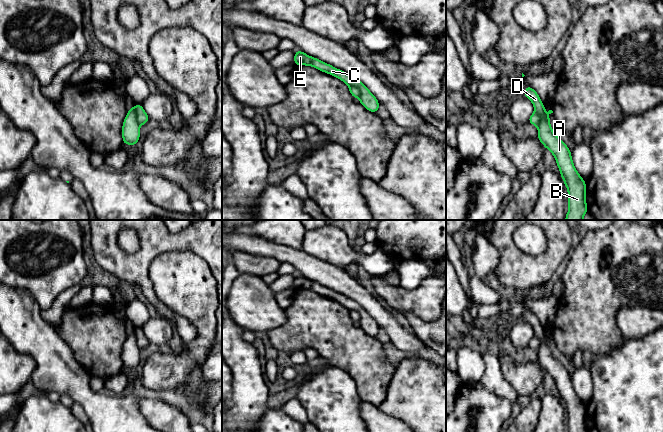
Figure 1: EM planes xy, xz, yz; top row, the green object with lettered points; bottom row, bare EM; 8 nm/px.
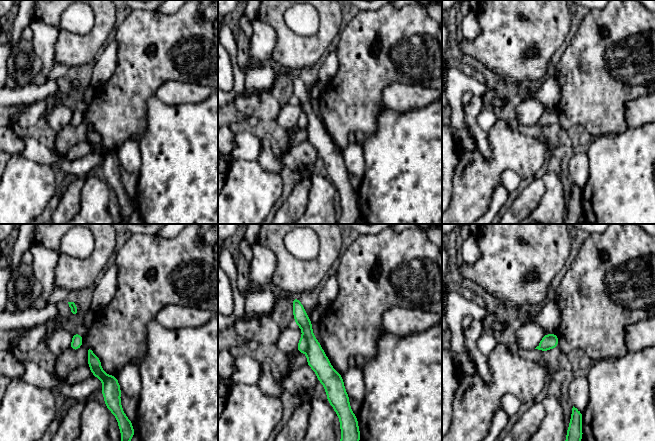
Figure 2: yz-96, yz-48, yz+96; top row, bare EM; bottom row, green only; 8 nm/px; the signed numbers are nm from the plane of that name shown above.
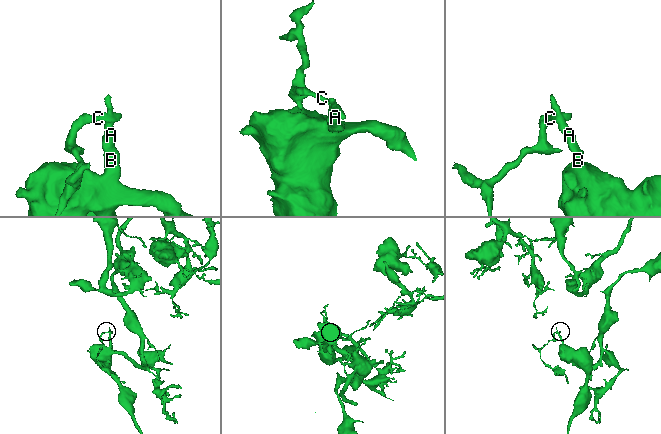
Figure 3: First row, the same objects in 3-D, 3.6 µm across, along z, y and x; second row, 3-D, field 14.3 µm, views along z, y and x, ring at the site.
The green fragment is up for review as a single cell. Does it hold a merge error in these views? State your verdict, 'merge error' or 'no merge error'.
merge error

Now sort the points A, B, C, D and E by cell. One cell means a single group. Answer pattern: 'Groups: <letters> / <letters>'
Groups: A B D / C E

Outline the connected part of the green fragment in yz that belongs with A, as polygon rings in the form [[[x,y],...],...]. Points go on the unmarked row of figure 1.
[[[527,309],[524,314],[524,321],[533,327],[535,337],[542,340],[538,349],[538,364],[555,381],[565,411],[568,413],[569,432],[588,432],[585,423],[586,405],[579,399],[573,388],[571,373],[554,358],[538,317]]]

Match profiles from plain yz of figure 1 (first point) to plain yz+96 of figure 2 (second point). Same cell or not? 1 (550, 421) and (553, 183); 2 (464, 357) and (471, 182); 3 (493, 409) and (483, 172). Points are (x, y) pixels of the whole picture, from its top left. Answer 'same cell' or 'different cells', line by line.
1: same cell
2: different cells
3: different cells

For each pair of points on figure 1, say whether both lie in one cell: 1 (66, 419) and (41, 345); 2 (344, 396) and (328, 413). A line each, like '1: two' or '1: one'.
1: two
2: one

